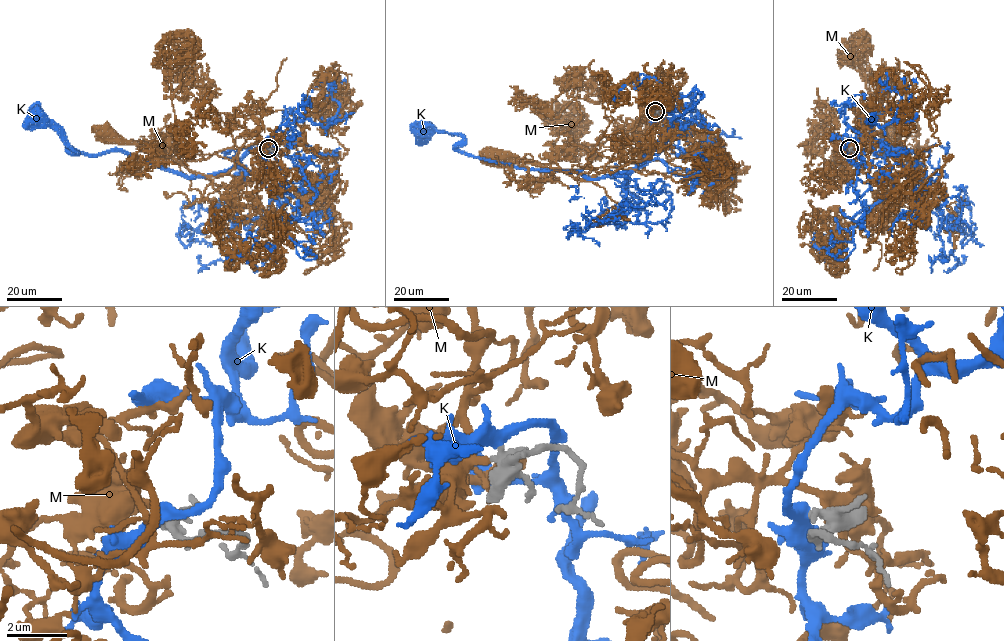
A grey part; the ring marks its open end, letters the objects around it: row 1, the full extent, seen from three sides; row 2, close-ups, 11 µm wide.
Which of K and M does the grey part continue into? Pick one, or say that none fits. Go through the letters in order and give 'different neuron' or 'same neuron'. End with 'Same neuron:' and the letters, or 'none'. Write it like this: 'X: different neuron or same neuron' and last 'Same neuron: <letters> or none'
K: different neuron
M: same neuron
Same neuron: M

